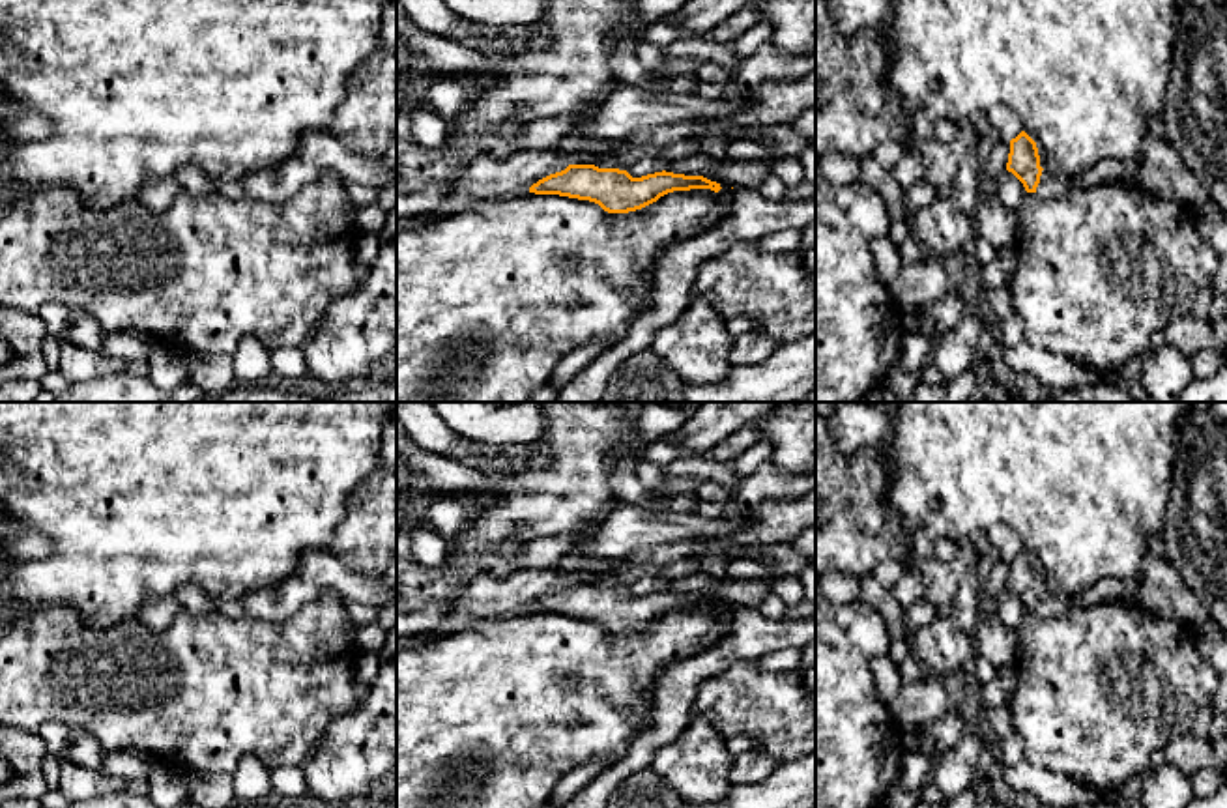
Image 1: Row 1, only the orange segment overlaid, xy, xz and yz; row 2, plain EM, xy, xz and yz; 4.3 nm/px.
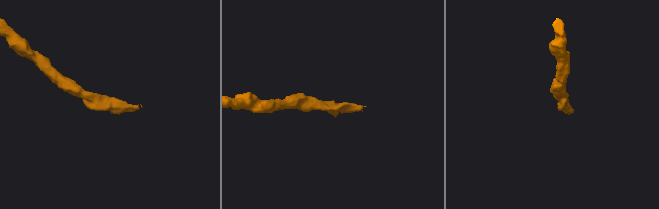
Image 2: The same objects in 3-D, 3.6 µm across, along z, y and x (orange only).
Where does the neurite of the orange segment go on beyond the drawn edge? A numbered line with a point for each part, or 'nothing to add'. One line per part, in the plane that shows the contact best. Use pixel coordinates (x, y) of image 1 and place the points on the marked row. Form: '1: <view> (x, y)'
1: yz (1050, 186)

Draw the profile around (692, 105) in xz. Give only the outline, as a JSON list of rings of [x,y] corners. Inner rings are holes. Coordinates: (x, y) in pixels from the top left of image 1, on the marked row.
[[[619,84],[597,108],[591,127],[576,135],[617,144],[643,129],[657,129],[683,120],[724,118],[729,112],[744,108],[748,99],[733,92],[718,99],[705,99],[696,94],[675,95]]]

